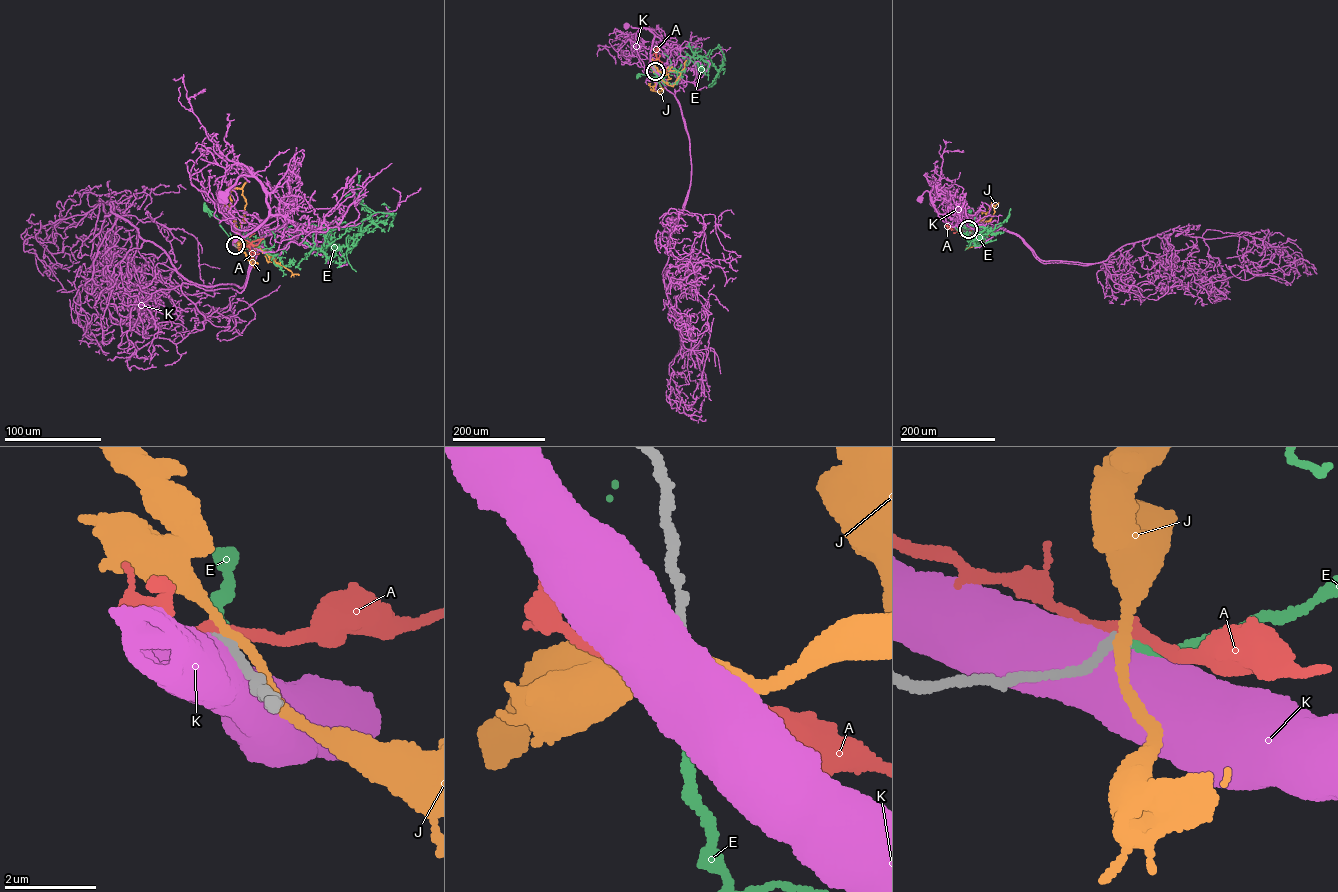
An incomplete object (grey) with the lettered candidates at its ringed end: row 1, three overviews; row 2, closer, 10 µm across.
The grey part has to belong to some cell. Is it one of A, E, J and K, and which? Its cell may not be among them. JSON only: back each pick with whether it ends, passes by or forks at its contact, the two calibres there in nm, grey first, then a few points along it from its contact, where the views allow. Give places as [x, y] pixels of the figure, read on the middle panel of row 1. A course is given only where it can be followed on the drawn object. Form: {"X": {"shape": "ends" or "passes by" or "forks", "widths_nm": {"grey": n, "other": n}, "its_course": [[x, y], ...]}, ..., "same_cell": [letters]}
{"E": {"shape": "ends", "widths_nm": {"grey": 220, "other": 200}, "its_course": [[655, 71], [662, 77], [637, 76]]}, "same_cell": ["E"]}

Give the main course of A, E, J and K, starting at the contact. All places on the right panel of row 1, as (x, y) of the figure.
A: (968, 229), (955, 229), (966, 237), (970, 235)
E: (968, 229), (977, 231), (970, 210)
J: (968, 229), (995, 206), (991, 219), (981, 223)
K: (968, 230), (943, 221), (927, 190), (920, 199)

